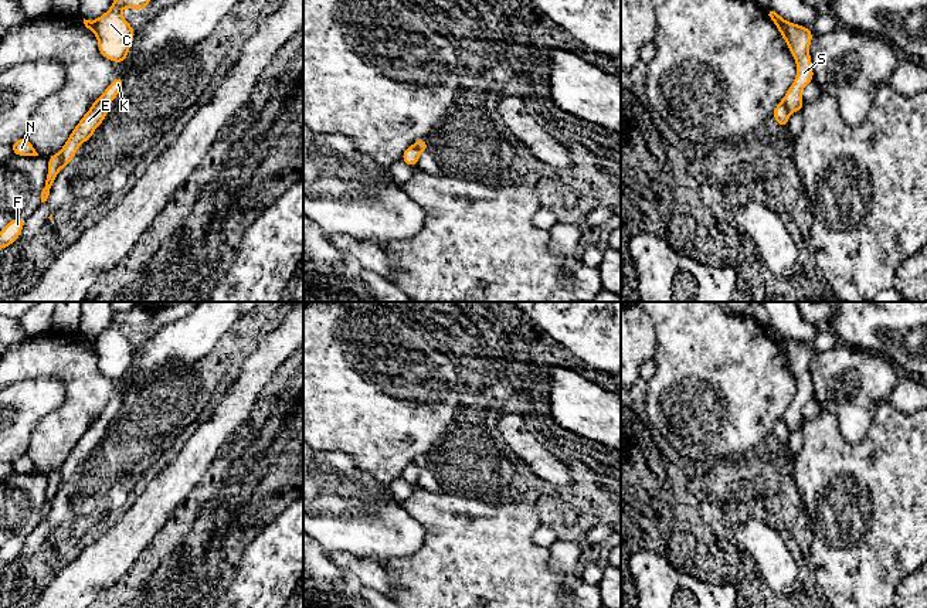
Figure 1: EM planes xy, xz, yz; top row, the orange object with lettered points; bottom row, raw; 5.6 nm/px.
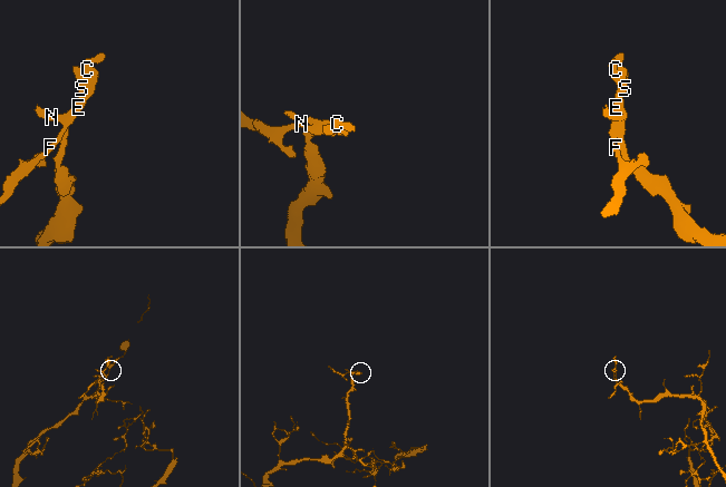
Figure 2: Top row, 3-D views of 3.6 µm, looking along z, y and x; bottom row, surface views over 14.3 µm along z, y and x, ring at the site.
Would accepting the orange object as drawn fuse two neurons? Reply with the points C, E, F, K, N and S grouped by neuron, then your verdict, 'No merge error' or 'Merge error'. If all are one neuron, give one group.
Groups: C E F K / N S. Merge error

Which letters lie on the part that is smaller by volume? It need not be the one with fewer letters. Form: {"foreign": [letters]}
{"foreign": ["C", "E", "F", "K"]}

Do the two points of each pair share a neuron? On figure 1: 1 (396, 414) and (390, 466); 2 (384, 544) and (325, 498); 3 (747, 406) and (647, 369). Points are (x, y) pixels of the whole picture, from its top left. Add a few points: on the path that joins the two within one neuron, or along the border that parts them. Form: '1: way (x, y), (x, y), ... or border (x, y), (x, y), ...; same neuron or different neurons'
1: way (390, 427), (390, 454); same neuron
2: way (370, 530), (350, 510), (339, 505); same neuron
3: border (654, 359), (655, 372), (647, 380); different neurons

